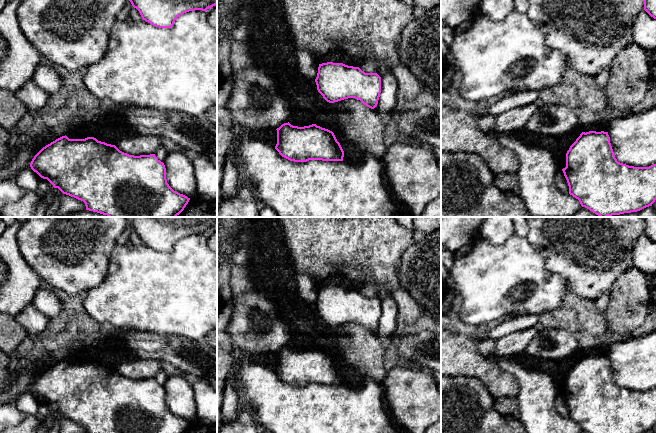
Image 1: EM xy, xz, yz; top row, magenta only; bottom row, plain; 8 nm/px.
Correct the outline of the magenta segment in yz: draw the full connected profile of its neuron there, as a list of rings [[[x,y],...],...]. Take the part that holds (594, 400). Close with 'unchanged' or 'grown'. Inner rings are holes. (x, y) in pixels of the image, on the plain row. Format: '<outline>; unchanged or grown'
[[[582,356],[566,377],[566,391],[562,393],[569,410],[569,418],[587,433],[644,433],[656,424],[656,388],[634,391],[615,382],[608,356]]]; unchanged

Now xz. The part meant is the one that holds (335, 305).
[[[343,287],[319,288],[315,306],[318,316],[329,327],[355,322],[374,333],[381,317],[381,301],[377,297],[365,297]]]; unchanged

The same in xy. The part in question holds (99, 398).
[[[62,360],[43,371],[32,383],[30,391],[63,418],[83,425],[86,433],[184,433],[190,424],[169,410],[165,389],[155,378],[129,379],[94,361],[69,363]]]; unchanged

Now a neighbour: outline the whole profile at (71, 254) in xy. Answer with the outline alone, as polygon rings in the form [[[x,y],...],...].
[[[27,217],[17,234],[18,248],[48,285],[84,296],[107,278],[109,256],[127,225],[126,217]]]

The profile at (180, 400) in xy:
[[[168,376],[164,389],[169,410],[188,422],[193,421],[196,418],[196,401],[189,382],[182,376]]]

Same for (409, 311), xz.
[[[403,288],[394,290],[392,298],[398,306],[397,322],[400,325],[413,325],[425,313],[422,306]]]

